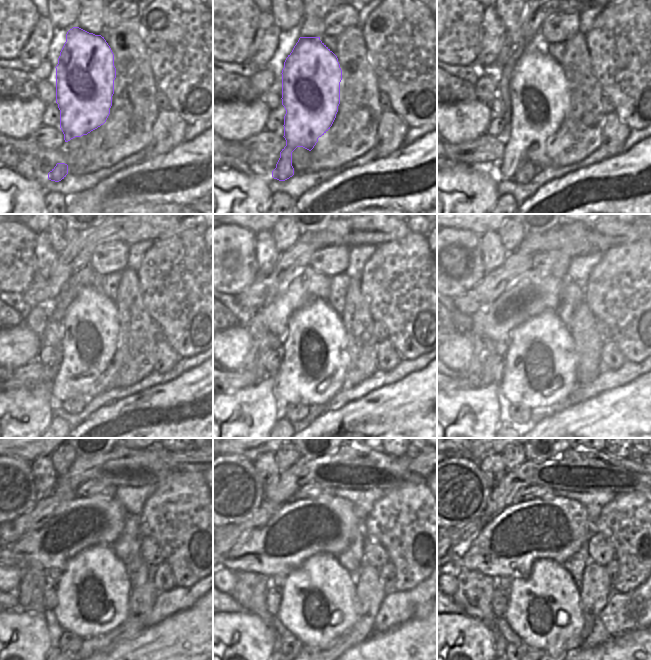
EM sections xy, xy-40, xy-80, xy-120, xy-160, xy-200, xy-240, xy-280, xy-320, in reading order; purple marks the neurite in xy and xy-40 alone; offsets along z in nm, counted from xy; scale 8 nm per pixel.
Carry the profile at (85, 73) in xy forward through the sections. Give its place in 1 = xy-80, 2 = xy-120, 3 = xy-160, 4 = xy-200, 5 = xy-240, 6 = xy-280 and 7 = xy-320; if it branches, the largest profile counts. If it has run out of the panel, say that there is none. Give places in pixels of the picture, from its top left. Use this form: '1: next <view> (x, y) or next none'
1: next xy-80 (538, 89)
2: next xy-120 (91, 329)
3: next xy-160 (314, 358)
4: next xy-200 (540, 371)
5: next xy-240 (93, 592)
6: next xy-280 (318, 604)
7: next xy-320 (544, 610)

